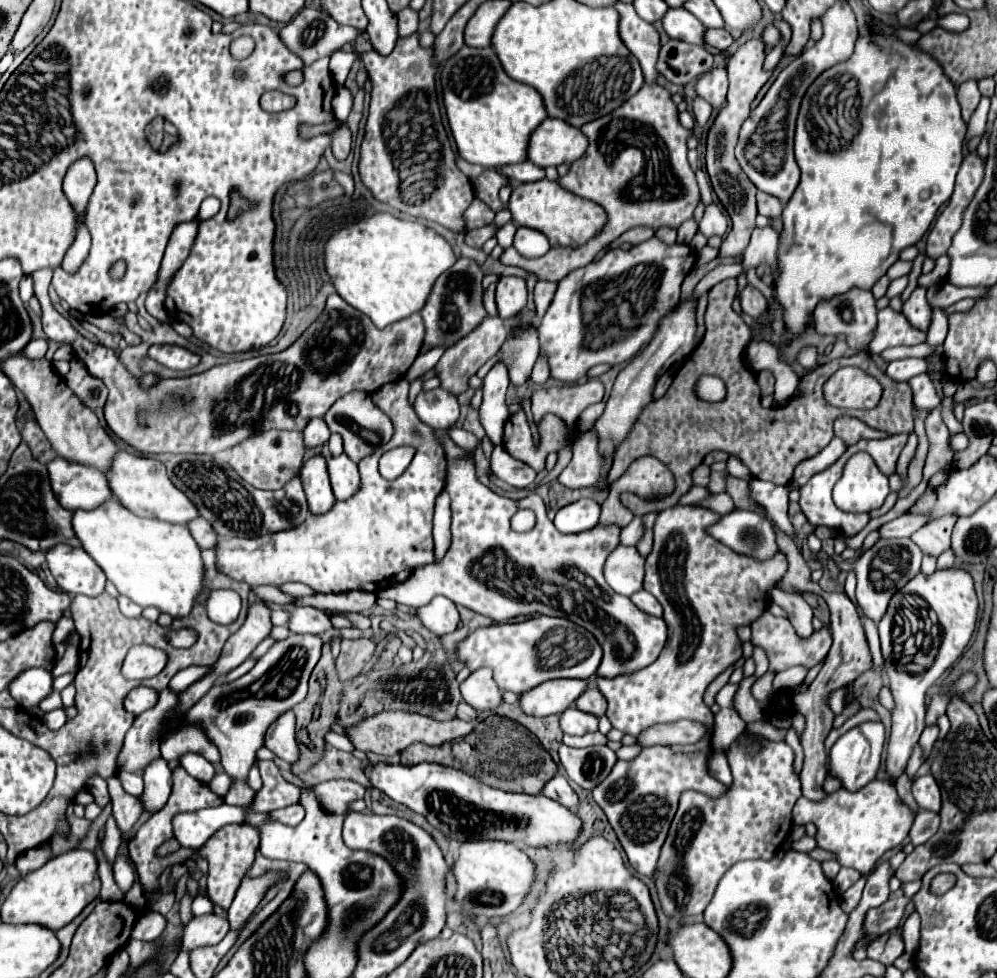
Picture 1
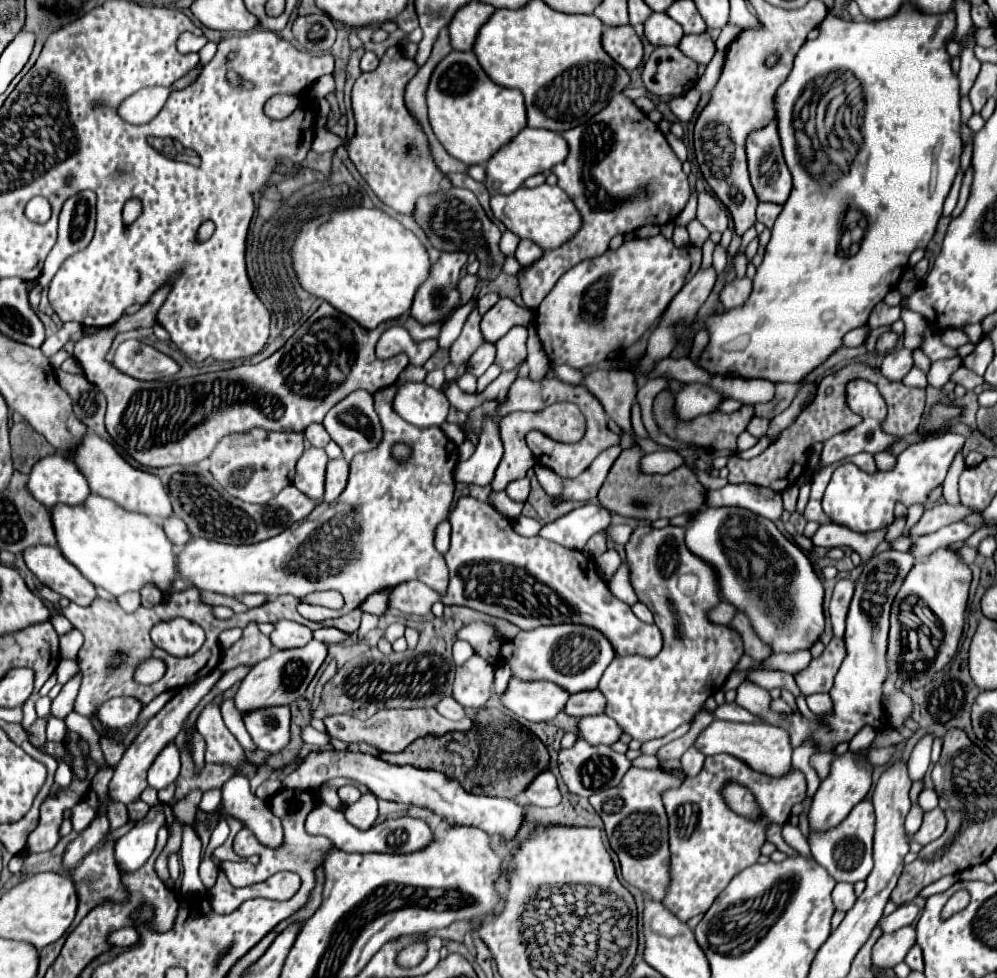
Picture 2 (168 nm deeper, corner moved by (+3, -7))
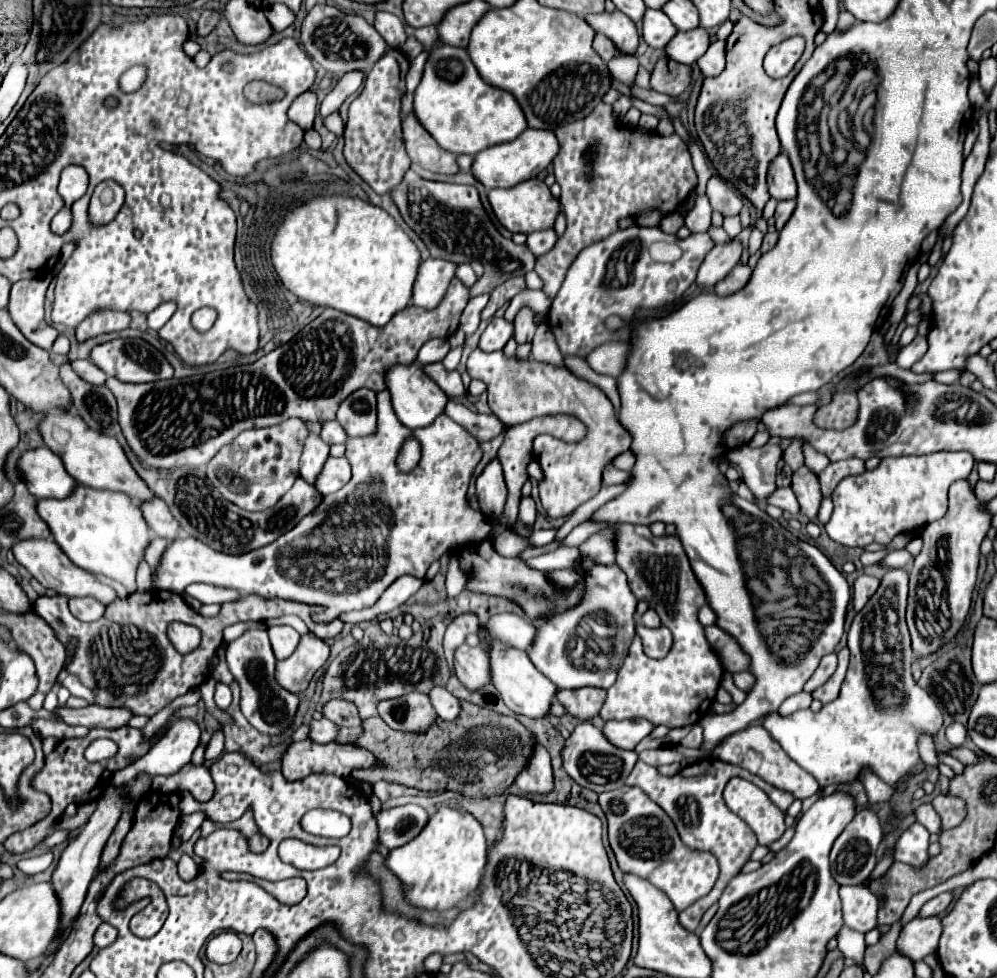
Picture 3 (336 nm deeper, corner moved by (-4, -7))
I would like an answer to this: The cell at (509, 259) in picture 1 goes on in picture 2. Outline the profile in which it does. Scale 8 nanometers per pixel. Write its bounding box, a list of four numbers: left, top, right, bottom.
[517,95,691,307]

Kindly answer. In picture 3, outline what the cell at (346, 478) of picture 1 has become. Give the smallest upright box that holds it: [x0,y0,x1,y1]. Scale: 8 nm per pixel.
[314,457,350,495]

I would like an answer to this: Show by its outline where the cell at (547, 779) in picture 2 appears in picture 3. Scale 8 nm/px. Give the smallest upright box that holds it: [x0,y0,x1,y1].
[516,743,554,793]

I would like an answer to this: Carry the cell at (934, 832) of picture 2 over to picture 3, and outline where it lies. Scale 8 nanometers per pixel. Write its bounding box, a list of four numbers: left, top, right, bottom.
[932,795,966,831]

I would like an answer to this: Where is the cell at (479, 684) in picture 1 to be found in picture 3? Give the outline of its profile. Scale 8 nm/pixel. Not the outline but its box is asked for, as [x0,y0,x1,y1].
[454,643,490,691]

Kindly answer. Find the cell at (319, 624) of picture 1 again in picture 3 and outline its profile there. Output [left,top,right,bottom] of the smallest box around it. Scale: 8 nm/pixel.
[268,627,300,659]

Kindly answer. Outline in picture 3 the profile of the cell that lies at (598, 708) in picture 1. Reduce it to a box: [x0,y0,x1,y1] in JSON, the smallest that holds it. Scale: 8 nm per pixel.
[556,687,606,721]

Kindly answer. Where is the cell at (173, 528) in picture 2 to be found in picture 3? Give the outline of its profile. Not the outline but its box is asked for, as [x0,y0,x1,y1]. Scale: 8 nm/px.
[138,499,180,541]

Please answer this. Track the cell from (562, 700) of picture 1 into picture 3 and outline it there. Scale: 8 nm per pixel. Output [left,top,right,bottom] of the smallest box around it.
[478,627,556,717]

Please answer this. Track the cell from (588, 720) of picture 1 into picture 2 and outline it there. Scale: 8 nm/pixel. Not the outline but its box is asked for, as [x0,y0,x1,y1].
[577,715,621,745]

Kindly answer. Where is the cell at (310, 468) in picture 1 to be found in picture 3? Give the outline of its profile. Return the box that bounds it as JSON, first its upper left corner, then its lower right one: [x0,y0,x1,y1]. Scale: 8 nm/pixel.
[300,433,328,483]

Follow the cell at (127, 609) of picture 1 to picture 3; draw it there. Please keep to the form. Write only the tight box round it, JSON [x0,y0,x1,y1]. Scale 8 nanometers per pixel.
[136,559,152,591]

